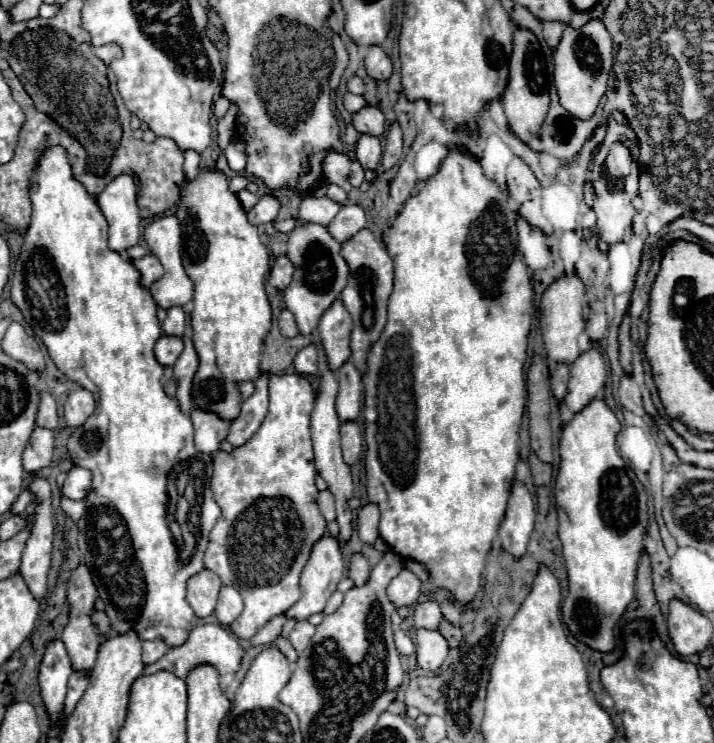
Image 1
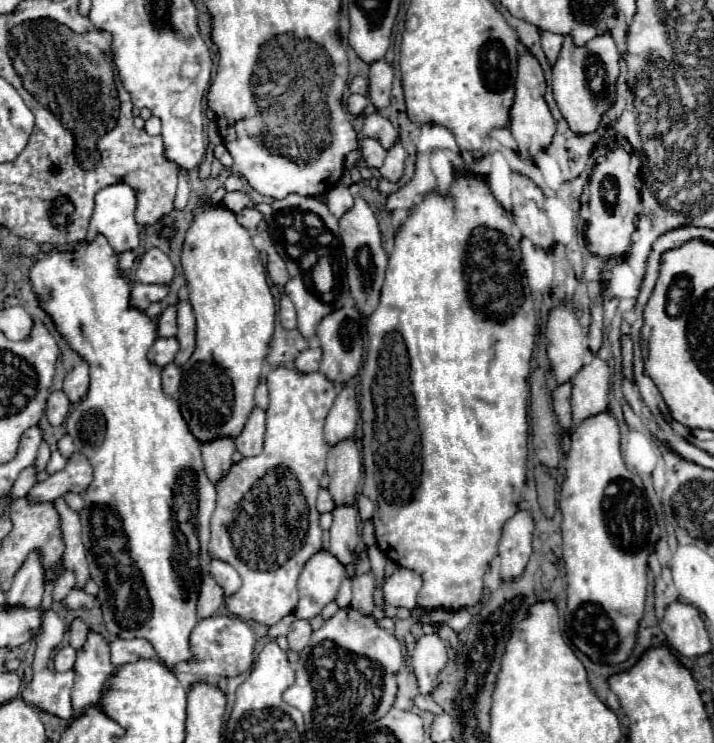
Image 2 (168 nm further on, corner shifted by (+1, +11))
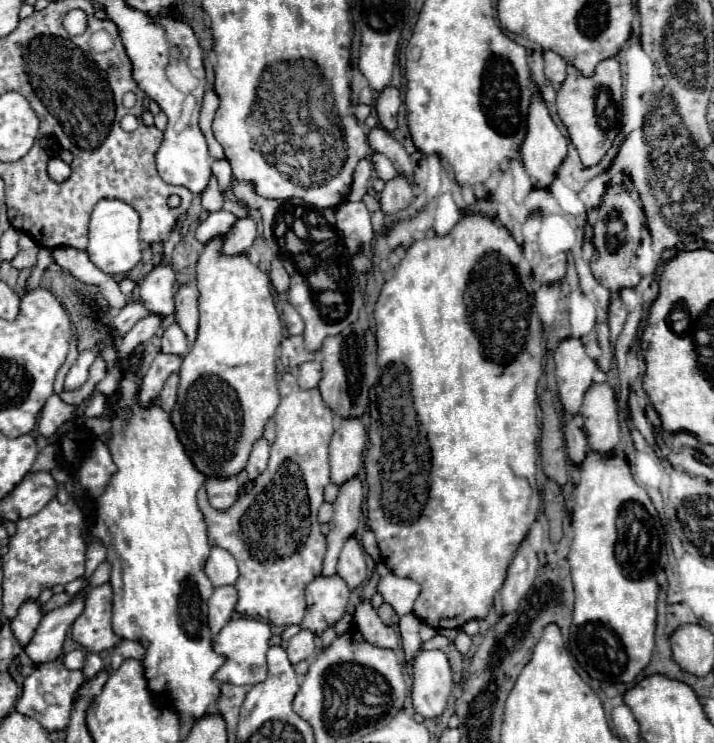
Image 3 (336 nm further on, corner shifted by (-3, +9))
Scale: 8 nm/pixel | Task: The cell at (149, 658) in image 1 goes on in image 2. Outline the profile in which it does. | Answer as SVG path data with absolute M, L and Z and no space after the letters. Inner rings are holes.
M116 637L110 643L112 649L112 665L124 665L130 661L138 661L138 659L152 659L156 655L154 647L150 641L146 639L120 639Z

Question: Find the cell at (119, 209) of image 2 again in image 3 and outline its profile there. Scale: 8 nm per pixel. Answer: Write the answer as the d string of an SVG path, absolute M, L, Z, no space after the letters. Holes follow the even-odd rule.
M102 199L96 203L90 219L90 241L86 253L90 261L108 275L126 275L132 271L142 257L142 241L138 237L140 217L138 213L124 201L118 199Z

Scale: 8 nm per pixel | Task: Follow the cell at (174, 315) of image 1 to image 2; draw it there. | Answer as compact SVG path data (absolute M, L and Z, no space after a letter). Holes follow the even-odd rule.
M176 305L164 309L158 317L158 333L160 337L174 337L176 335Z

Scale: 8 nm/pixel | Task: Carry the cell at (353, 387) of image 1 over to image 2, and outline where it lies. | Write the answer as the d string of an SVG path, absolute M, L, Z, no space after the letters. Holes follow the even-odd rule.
M346 385L336 395L334 405L326 417L326 425L324 425L326 443L342 441L342 437L354 437L356 421L358 421L356 391L354 391L354 387Z

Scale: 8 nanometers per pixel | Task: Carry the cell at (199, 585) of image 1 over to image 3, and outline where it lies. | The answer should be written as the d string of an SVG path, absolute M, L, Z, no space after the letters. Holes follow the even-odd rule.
M232 585L214 589L214 595L208 601L208 625L212 635L218 635L220 629L230 621L236 601L238 601L238 593Z

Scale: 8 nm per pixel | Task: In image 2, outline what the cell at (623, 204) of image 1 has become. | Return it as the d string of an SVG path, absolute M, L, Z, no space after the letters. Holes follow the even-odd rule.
M614 147L608 151L606 159L598 163L588 177L588 193L590 193L590 221L586 231L588 251L600 257L616 257L624 255L630 247L630 235L636 229L638 207L640 207L640 159L626 151L624 147Z

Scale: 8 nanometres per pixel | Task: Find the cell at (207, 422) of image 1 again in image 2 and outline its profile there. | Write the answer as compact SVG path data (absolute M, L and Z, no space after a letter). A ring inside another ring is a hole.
M230 435L216 437L212 441L204 441L200 449L202 449L206 473L210 473L212 483L216 483L218 477L222 477L222 473L226 473L226 469L232 465L232 453L236 451L234 439Z

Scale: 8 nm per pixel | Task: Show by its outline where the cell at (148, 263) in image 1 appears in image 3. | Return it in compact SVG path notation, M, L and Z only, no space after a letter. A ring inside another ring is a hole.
M179 225L173 228L166 243L164 243L163 261L152 273L148 273L140 285L140 299L148 311L168 317L174 315L174 291L176 277L170 267L172 252L180 241Z

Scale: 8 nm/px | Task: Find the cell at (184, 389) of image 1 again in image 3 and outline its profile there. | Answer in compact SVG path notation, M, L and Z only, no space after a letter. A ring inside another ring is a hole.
M180 285L176 291L176 323L194 343L198 331L198 289L194 285Z

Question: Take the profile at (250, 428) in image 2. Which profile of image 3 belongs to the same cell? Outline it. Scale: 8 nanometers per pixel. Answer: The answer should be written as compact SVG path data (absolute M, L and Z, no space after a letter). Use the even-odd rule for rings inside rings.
M260 439L256 445L254 445L254 451L250 455L250 461L248 461L248 479L254 481L264 469L266 469L266 463L268 463L268 457L270 457L270 445L266 439Z

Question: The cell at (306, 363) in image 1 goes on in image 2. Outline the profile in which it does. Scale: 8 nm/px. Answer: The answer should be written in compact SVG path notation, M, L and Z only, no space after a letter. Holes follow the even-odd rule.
M316 347L316 349L304 349L302 353L298 353L298 357L296 357L294 363L296 363L298 371L312 373L312 371L318 371L320 359L322 359L322 349Z

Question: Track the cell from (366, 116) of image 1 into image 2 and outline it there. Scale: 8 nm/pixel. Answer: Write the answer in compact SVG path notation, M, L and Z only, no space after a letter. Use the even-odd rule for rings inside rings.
M374 111L370 115L366 115L364 119L364 127L362 127L362 135L364 137L374 137L380 141L380 145L384 149L388 149L396 137L398 137L398 131L392 127L392 123L388 121L388 117L384 117L380 111Z

